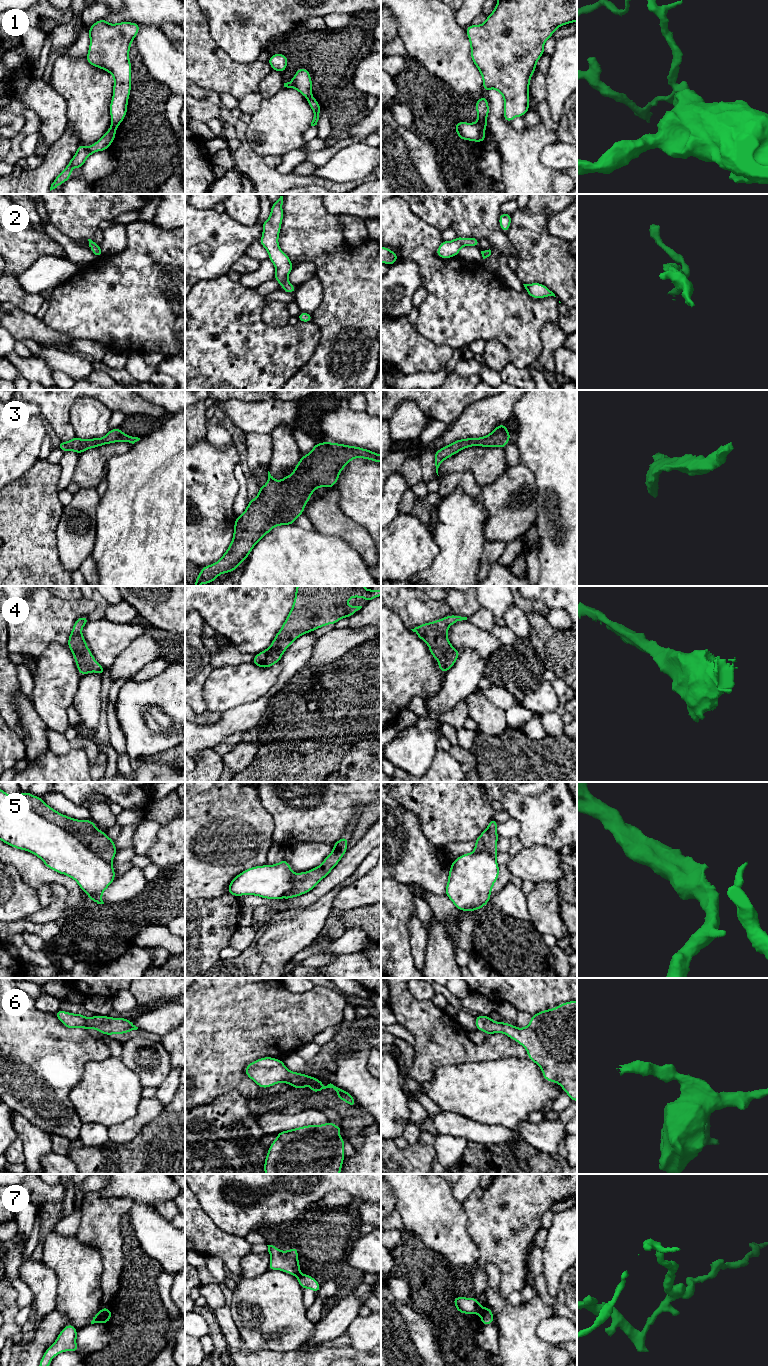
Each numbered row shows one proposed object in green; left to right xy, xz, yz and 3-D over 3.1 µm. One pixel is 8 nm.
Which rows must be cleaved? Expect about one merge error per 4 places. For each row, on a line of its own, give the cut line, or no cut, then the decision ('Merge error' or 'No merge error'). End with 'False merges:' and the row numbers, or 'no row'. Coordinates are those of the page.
1: Split along yz (477, 121), (483, 130). Merge error
2: No split. No merge error
3: No split. No merge error
4: No split. No merge error
5: Split along xy (16, 797), (43, 817), (69, 832), (100, 857), (110, 862). Merge error
6: No split. No merge error
7: Split along xy (106, 1307), (105, 1313), (99, 1321). Merge error
False merges: 1, 5, 7

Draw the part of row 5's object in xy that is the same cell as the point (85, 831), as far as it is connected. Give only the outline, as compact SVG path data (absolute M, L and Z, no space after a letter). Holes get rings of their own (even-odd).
M22 792L17 798L32 808L43 818L61 827L80 843L106 861L113 861L118 849L114 840L109 838L104 831L99 831L90 820L78 820L52 809L40 796L33 796L29 792Z

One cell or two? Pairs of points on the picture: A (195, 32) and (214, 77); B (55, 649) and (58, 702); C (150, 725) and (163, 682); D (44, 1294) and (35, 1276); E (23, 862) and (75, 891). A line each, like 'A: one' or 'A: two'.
A: one
B: one
C: one
D: one
E: one

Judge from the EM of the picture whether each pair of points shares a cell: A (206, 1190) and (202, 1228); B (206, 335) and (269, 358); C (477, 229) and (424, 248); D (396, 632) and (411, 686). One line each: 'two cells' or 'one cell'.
A: two cells
B: one cell
C: two cells
D: one cell

